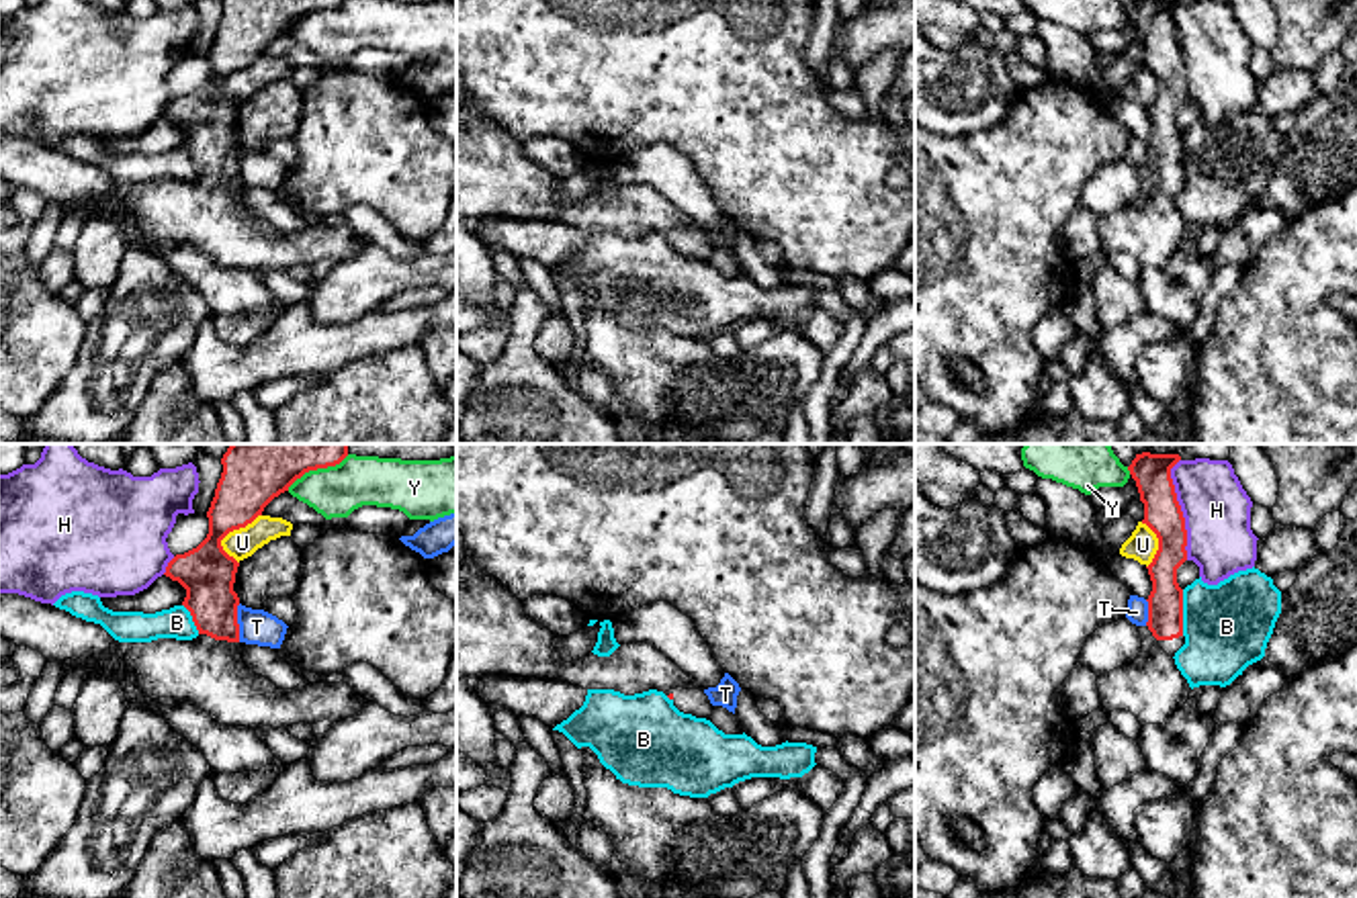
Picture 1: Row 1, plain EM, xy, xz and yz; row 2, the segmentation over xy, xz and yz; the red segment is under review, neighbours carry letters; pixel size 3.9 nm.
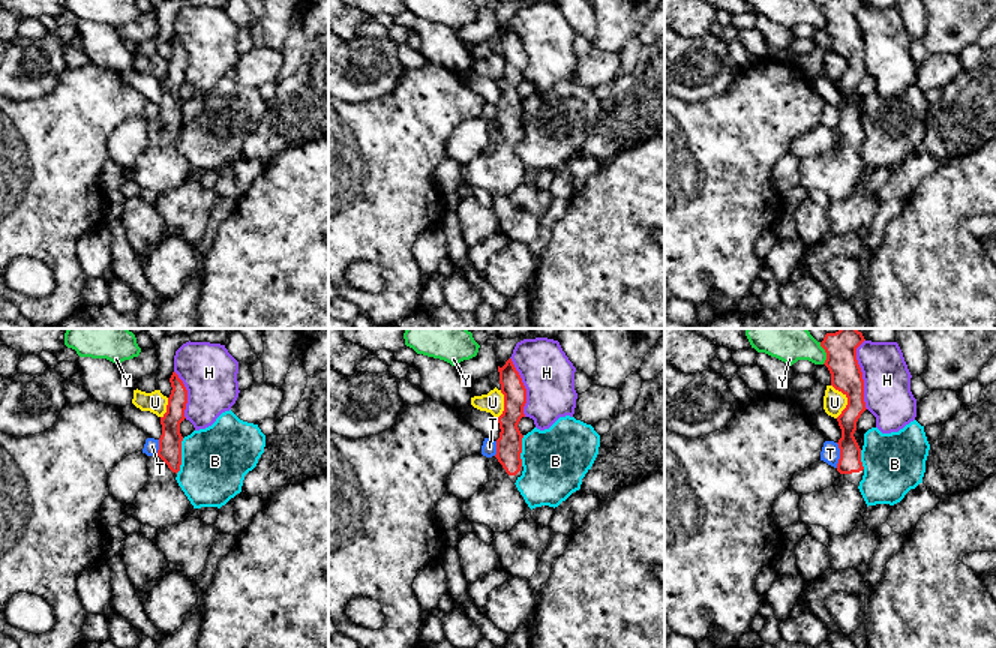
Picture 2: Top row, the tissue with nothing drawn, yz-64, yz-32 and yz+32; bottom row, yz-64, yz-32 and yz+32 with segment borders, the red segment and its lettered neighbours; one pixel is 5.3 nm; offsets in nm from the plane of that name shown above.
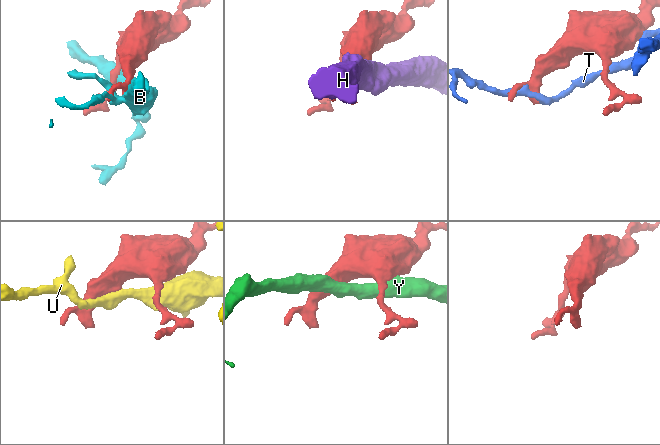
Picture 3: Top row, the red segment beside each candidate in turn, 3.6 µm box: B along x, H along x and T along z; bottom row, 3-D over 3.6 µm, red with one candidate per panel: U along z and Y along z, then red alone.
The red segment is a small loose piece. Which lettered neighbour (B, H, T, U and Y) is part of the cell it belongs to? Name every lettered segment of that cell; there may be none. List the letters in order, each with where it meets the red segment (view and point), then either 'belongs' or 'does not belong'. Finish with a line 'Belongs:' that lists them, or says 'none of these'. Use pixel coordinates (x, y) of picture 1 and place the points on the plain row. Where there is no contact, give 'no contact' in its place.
B: yz (1182, 154) | does not belong
H: yz (1179, 52) | does not belong
T: xy (236, 164) | does not belong
U: xy (230, 72) | does not belong
Y: xy (316, 11) | does not belong
Belongs: none of these

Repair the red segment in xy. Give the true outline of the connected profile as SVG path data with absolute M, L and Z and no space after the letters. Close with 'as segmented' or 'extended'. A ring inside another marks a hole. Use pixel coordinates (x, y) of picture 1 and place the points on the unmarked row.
M221 0L223 14L215 39L207 53L209 76L192 92L176 96L166 119L186 131L182 147L190 153L199 178L192 182L158 180L151 184L119 184L127 205L131 225L162 248L190 245L205 252L213 262L227 268L246 270L289 270L293 266L340 264L358 256L368 241L358 237L348 225L305 225L295 231L280 231L270 221L256 217L237 192L239 139L233 133L239 104L229 98L221 82L262 57L264 49L289 33L289 29L309 12L340 6L344 0Z; extended

